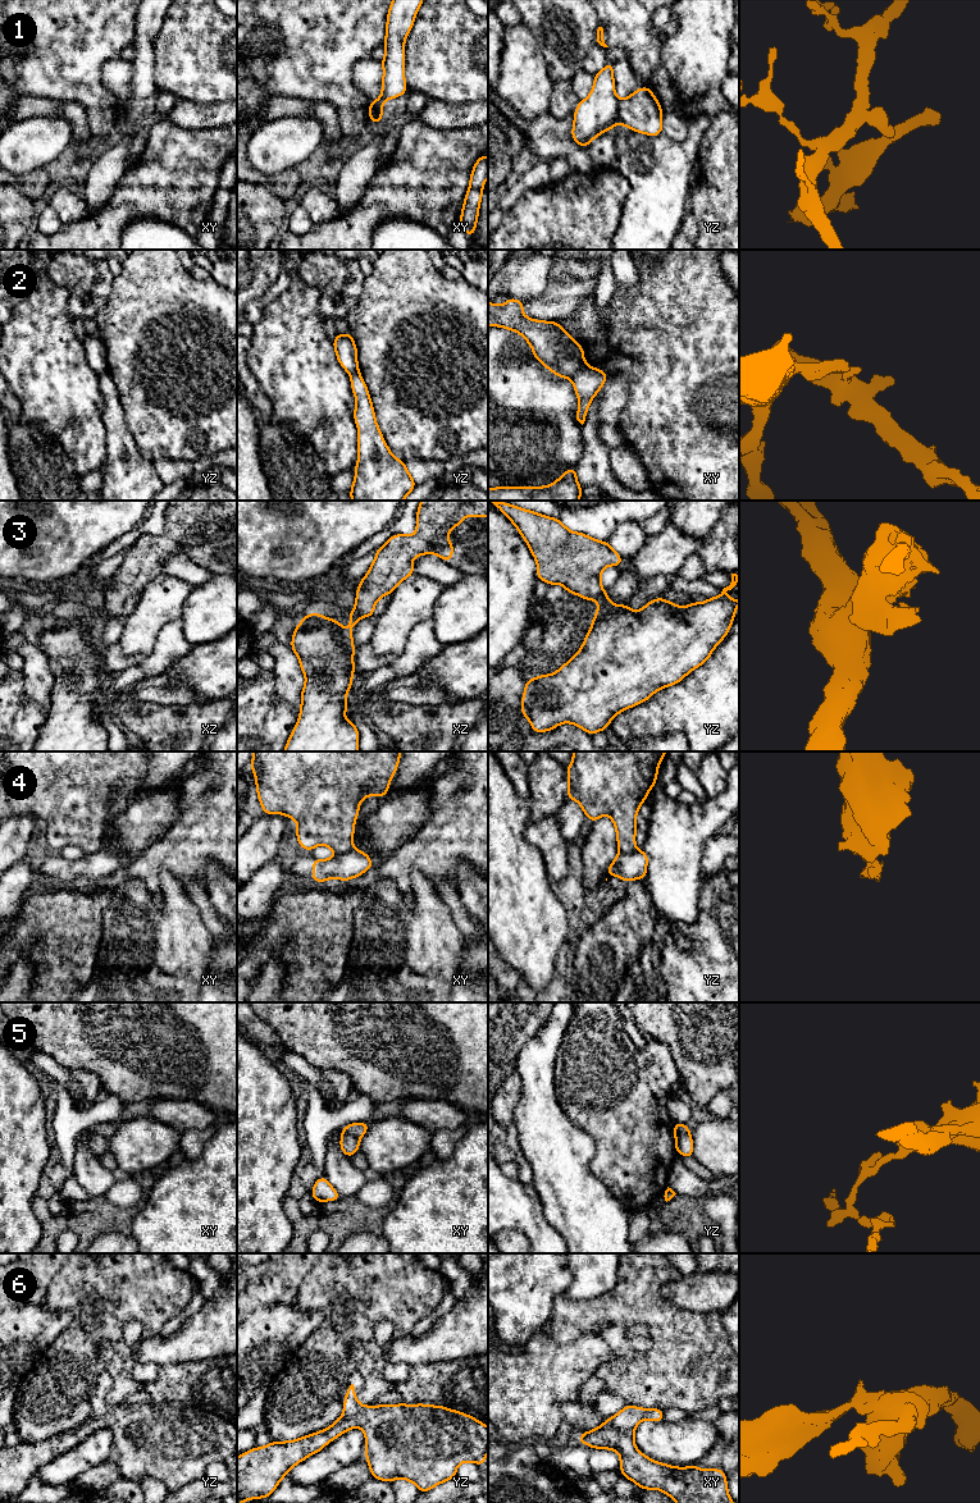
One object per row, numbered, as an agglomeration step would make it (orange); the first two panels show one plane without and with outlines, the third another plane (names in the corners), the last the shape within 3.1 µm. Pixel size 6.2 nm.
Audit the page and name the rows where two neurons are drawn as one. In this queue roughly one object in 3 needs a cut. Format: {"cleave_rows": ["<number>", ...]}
{"cleave_rows": ["1", "2", "3", "4", "5"]}

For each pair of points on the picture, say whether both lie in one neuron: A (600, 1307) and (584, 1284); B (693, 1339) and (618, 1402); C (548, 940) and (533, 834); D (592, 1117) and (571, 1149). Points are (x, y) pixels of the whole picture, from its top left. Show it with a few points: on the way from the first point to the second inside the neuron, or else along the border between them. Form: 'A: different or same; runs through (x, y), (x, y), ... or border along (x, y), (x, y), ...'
A: different; border along (618, 1280), (591, 1298), (564, 1294)
B: different; border along (605, 1389), (618, 1394), (627, 1403)
C: different; border along (528, 819), (524, 837), (541, 853), (546, 873)
D: different; border along (561, 1109), (592, 1137), (596, 1147), (593, 1157)

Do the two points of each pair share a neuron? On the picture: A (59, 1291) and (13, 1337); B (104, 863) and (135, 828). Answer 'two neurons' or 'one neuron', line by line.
A: two neurons
B: two neurons

